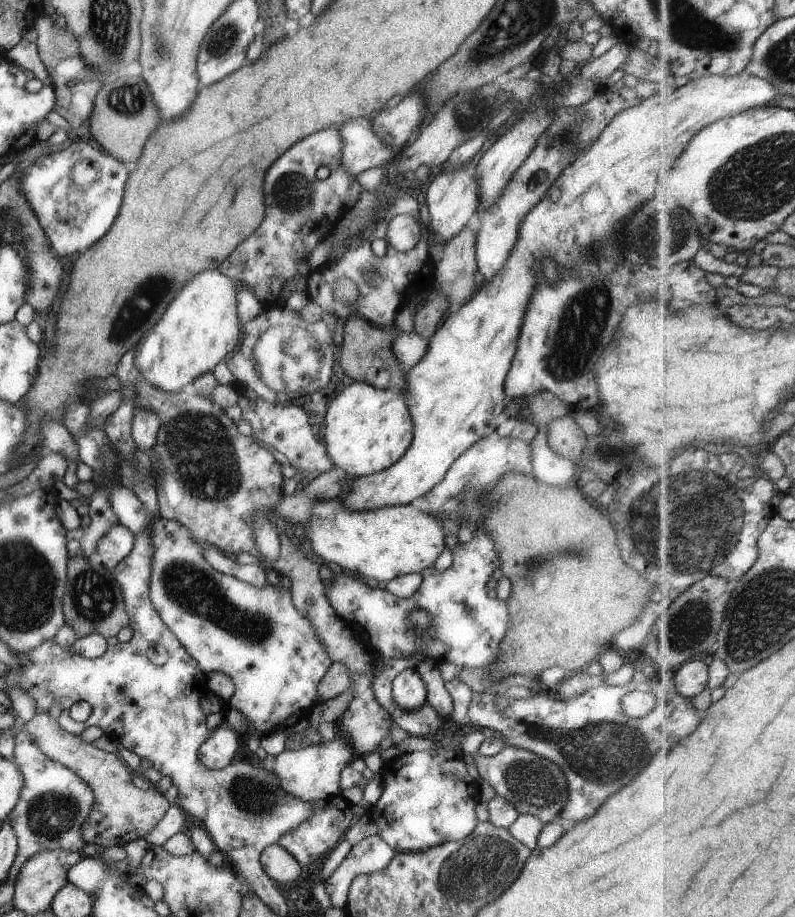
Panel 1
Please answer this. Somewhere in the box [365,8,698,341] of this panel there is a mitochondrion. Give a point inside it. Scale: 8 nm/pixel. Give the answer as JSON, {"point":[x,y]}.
{"point":[601,250]}

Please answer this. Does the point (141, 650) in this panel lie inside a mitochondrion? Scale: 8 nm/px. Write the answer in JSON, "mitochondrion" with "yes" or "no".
{"mitochondrion":"no"}

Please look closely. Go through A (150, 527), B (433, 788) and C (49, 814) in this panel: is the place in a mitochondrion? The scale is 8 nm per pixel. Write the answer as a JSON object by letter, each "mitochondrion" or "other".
{"A":"other","B":"other","C":"mitochondrion"}

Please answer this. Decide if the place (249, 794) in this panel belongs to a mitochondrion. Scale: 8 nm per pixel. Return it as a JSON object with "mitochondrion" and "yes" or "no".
{"mitochondrion":"yes"}

